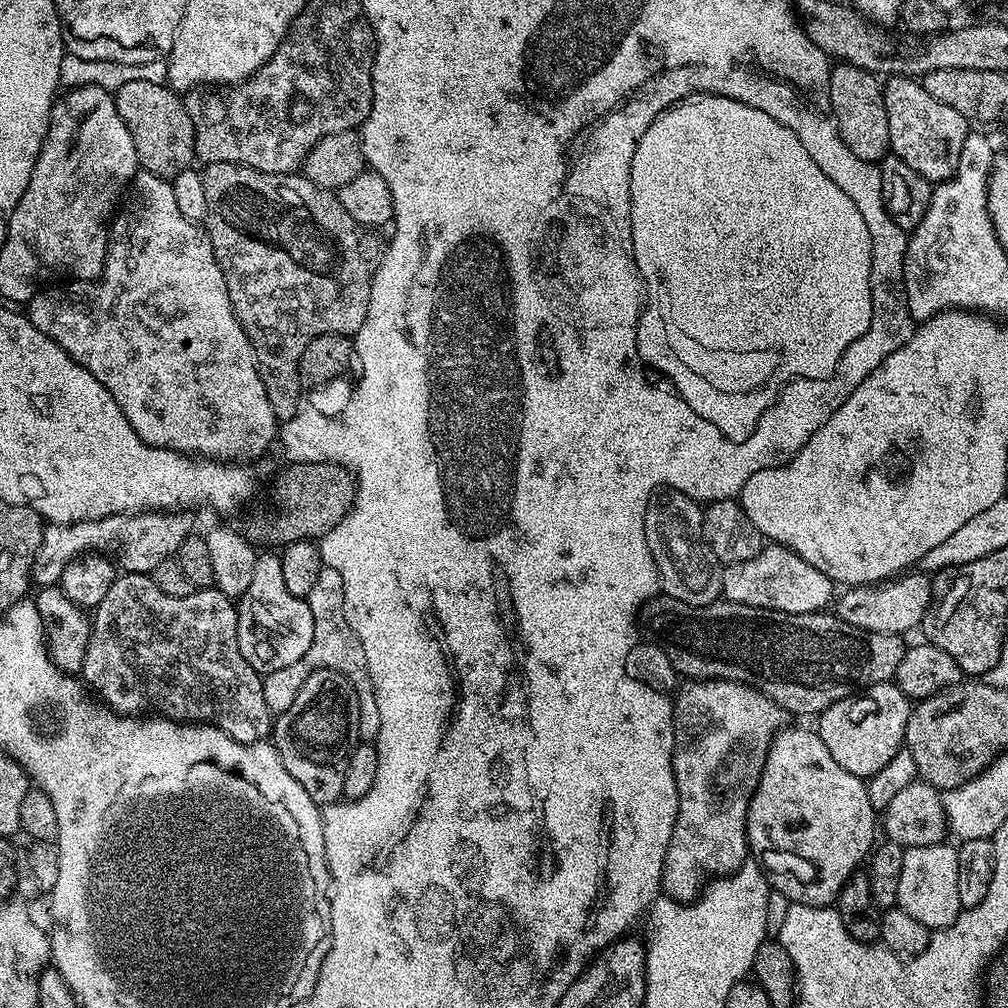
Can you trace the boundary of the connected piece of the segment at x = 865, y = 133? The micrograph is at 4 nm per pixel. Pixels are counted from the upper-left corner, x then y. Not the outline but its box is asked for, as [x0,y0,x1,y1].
[828,63,890,162]

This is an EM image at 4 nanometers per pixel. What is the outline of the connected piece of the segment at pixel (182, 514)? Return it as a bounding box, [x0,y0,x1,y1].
[31,511,193,585]

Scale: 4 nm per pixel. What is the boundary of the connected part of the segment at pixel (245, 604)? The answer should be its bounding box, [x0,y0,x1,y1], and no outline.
[236,554,314,674]

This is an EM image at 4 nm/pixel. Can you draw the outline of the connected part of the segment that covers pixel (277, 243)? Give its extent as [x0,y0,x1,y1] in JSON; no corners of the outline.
[202,162,382,422]

